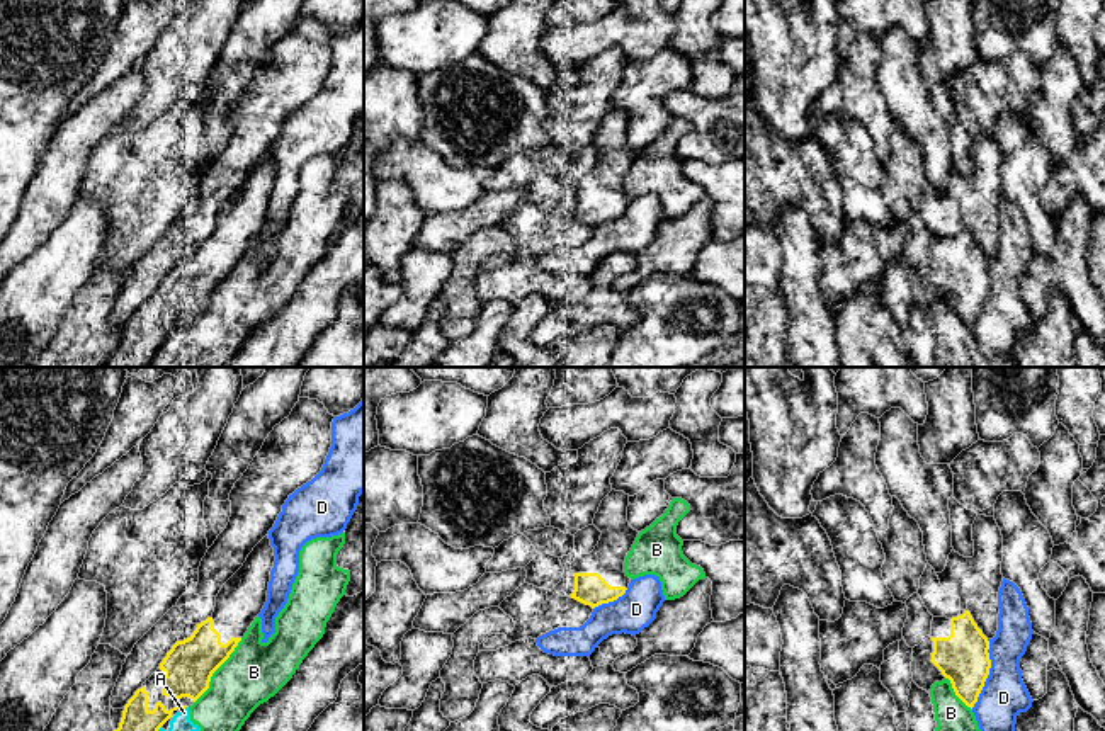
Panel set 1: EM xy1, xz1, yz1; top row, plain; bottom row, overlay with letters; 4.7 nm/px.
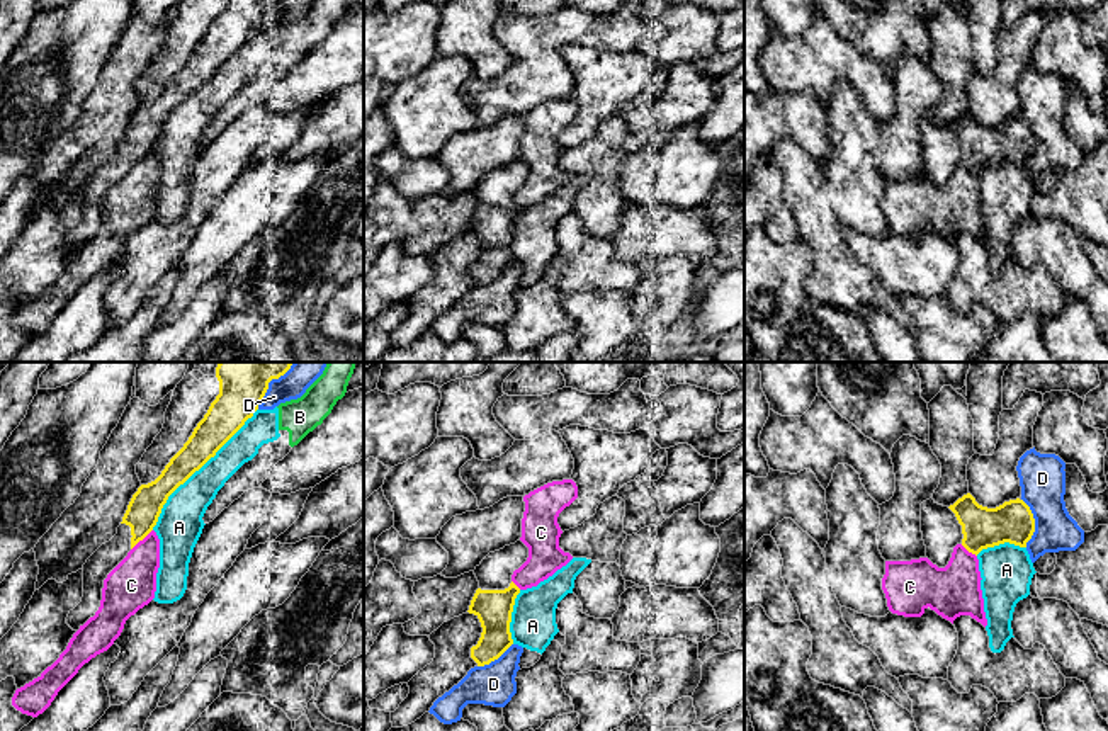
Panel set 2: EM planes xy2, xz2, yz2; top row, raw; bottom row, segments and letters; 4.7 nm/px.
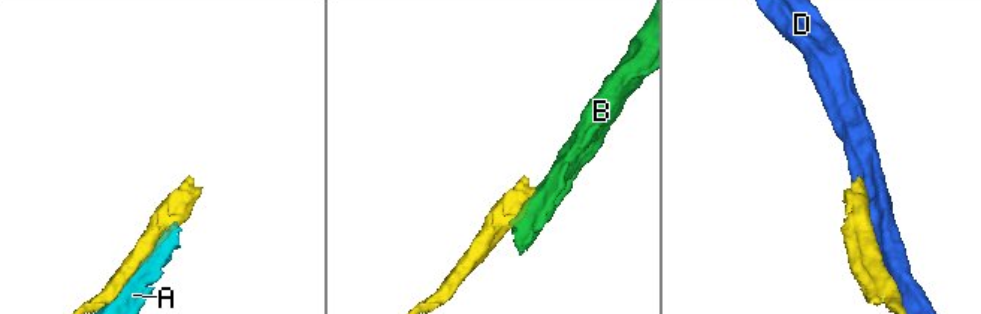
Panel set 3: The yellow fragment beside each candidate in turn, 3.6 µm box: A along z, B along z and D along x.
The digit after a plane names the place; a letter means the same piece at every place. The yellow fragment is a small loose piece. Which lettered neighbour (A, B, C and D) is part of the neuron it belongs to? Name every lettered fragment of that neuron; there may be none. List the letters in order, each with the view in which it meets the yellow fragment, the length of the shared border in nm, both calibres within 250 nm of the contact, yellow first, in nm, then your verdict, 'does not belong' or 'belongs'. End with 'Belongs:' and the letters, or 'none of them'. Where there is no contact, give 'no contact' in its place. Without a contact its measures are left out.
A: meets yellow in xy2; contact 750 nm long; 170 nm thick on the yellow side, 200 nm on the other; does not belong
B: meets yellow in xy1; contact 380 nm long; 240 nm thick on the yellow side, 280 nm on the other; does not belong
C: meets yellow in xy2; contact 140 nm long; 160 nm thick on the yellow side, 240 nm on the other; does not belong
D: meets yellow in yz1; contact 340 nm long; 240 nm thick on the yellow side, 220 nm on the other; does not belong
Belongs: none of them

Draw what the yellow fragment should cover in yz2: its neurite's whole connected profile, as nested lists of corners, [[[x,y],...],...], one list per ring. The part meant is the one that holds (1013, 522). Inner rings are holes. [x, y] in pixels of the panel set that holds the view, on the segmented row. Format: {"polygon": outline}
{"polygon": [[[967,493],[950,507],[938,505],[933,498],[923,502],[921,532],[926,558],[945,568],[957,544],[975,556],[1004,542],[1026,547],[1035,532],[1035,518],[1020,498],[987,508]]]}

